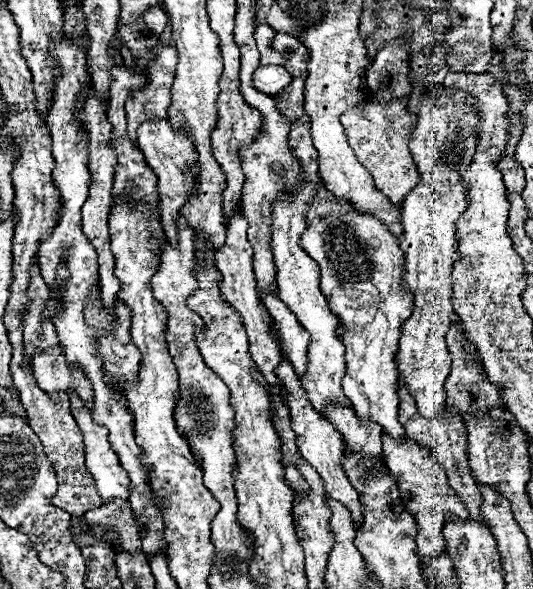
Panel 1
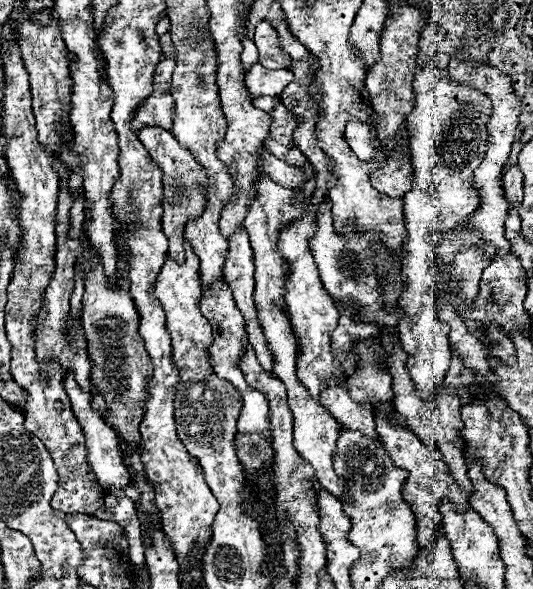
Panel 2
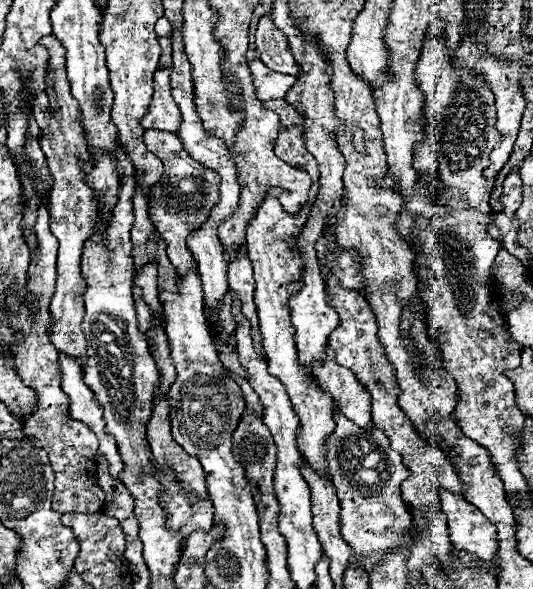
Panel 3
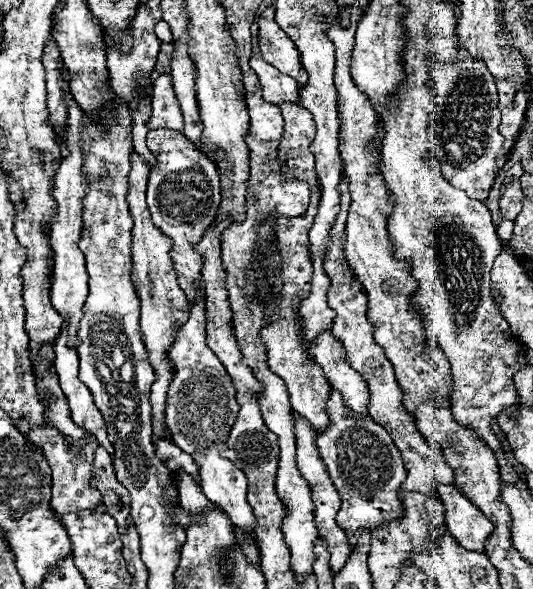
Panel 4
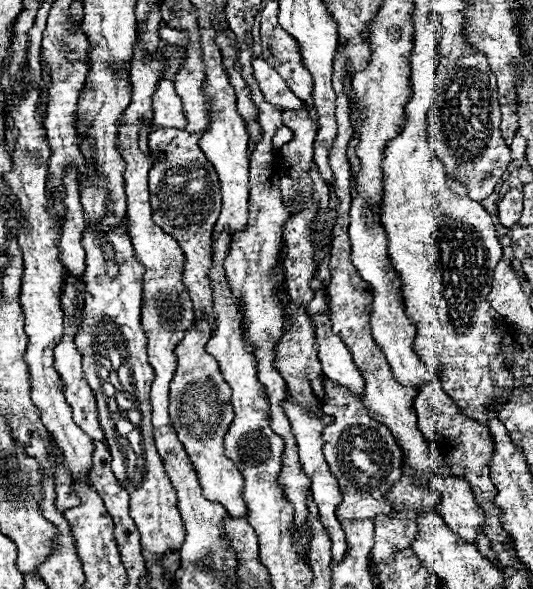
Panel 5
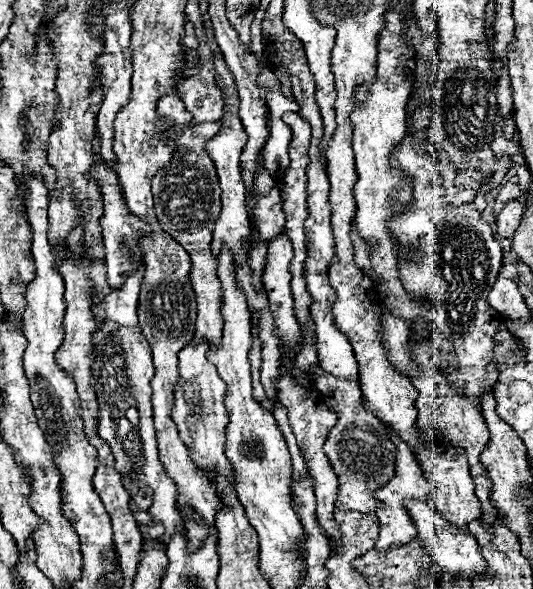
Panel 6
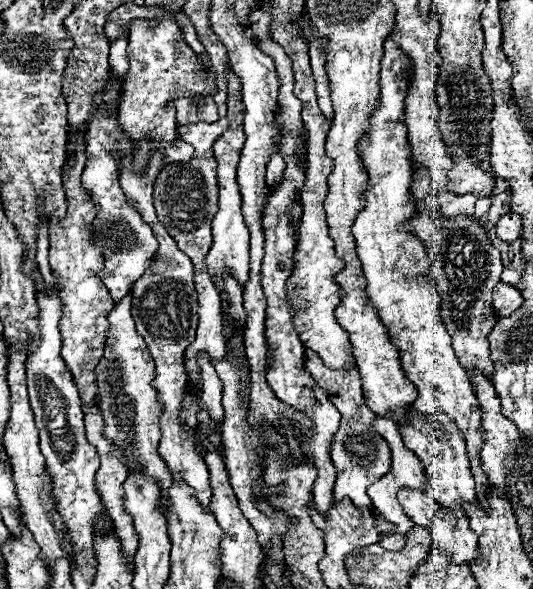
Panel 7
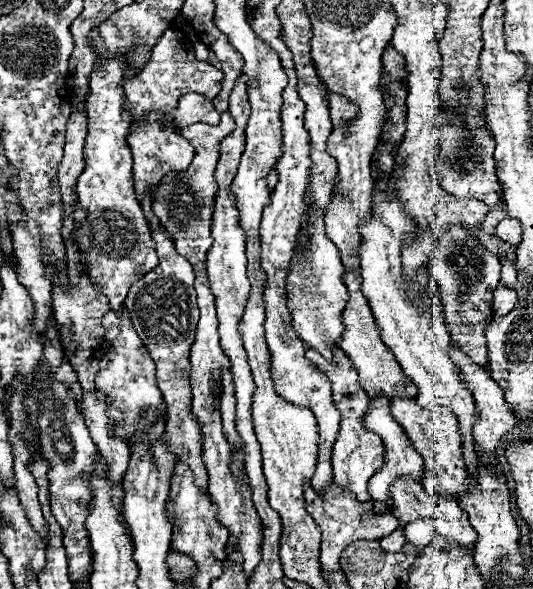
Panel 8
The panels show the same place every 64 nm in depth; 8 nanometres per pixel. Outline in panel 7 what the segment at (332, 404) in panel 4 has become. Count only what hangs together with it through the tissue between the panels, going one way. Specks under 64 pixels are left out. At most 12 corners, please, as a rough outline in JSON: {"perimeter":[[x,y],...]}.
{"perimeter":[[356,368],[306,370],[342,414],[330,444],[334,500],[370,508],[390,446],[374,432]]}

